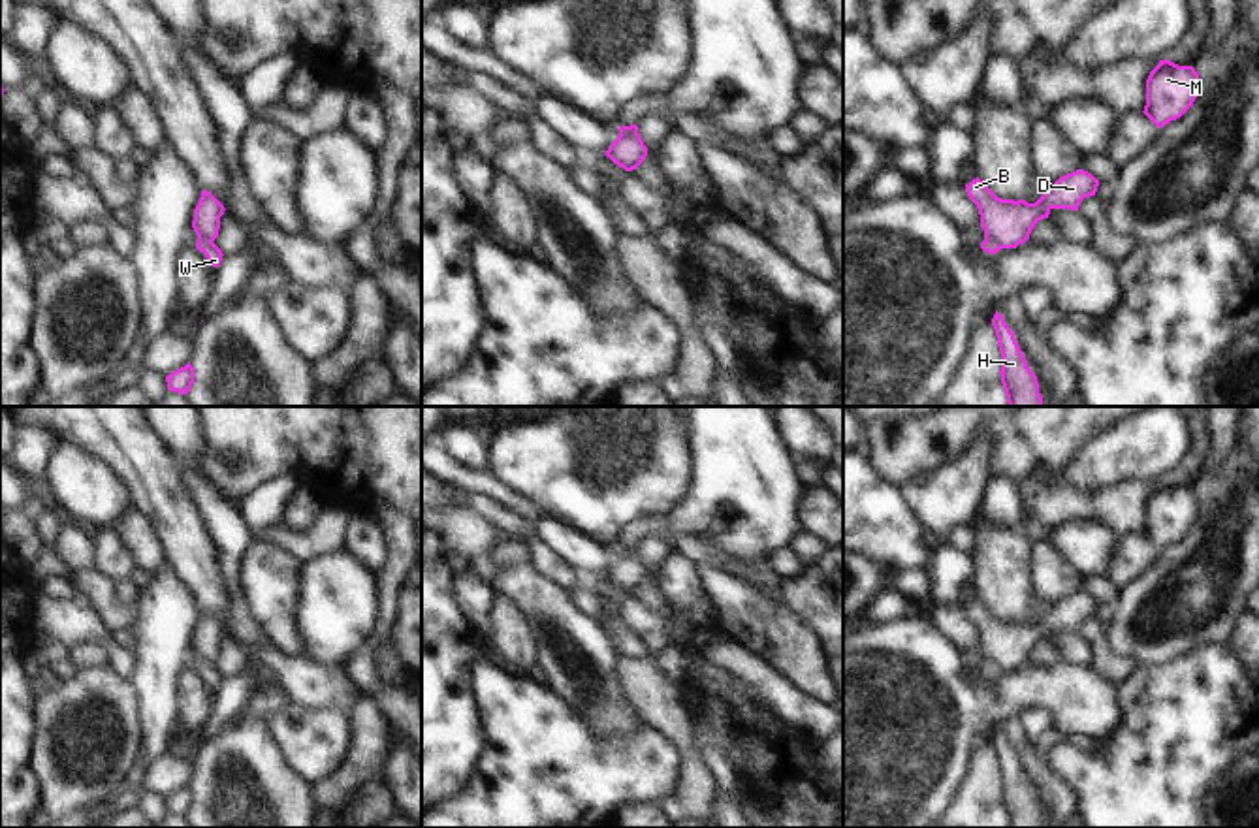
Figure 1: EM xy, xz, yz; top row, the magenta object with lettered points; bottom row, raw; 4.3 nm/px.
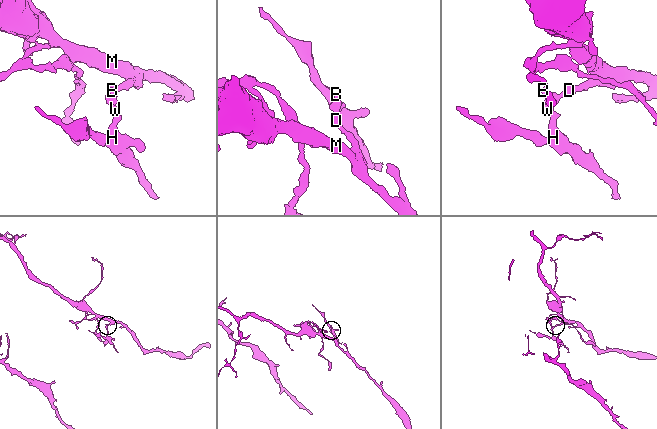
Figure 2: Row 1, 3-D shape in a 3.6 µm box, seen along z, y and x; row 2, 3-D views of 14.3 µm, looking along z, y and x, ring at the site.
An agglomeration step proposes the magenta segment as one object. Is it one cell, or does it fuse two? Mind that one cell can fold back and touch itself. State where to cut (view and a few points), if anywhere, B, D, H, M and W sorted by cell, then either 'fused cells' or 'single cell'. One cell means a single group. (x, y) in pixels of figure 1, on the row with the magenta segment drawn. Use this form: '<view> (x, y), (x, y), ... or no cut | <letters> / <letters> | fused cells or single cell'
yz (985, 238), (1002, 247) | B D M / H W | fused cells

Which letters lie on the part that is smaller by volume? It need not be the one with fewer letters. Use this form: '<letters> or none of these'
H, W

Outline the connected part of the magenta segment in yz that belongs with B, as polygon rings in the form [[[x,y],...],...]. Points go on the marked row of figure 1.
[[[1076,169],[1060,177],[1035,203],[1001,199],[979,177],[965,184],[965,192],[979,209],[984,239],[1001,248],[1016,248],[1052,209],[1078,211],[1084,198],[1095,196],[1097,186],[1099,181],[1092,173]]]

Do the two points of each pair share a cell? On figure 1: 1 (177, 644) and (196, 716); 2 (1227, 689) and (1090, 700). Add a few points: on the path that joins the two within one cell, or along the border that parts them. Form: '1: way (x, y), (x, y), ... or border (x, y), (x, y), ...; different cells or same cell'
1: border (194, 665), (183, 676), (181, 717); different cells
2: border (1115, 685), (1116, 721), (1096, 738); different cells

